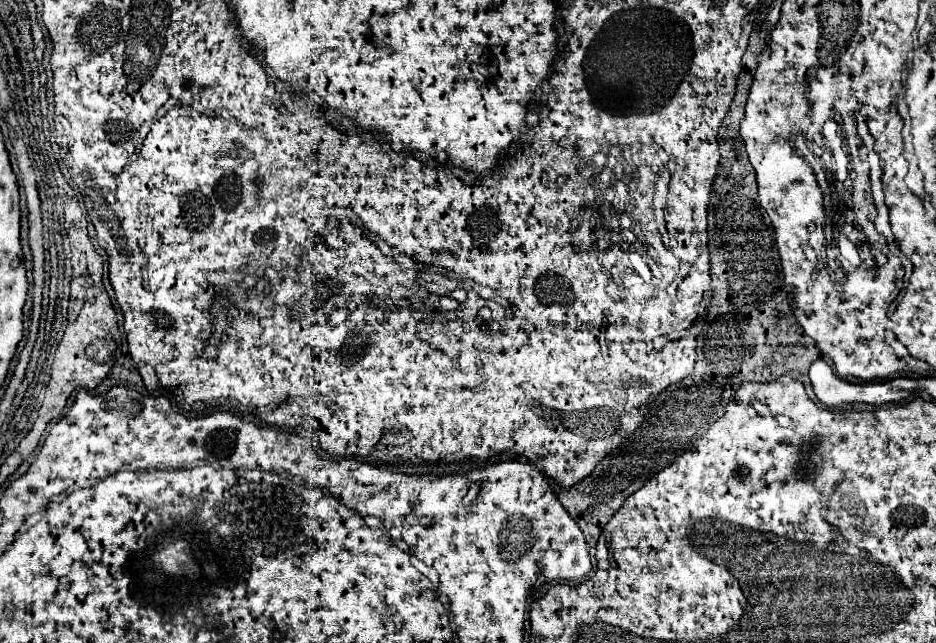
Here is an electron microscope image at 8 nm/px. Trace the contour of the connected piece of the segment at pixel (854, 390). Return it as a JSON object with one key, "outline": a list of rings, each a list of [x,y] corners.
{"outline":[[[819,359],[809,369],[809,379],[817,399],[827,407],[839,407],[841,403],[871,403],[871,385],[853,385],[837,377],[831,367]]]}

